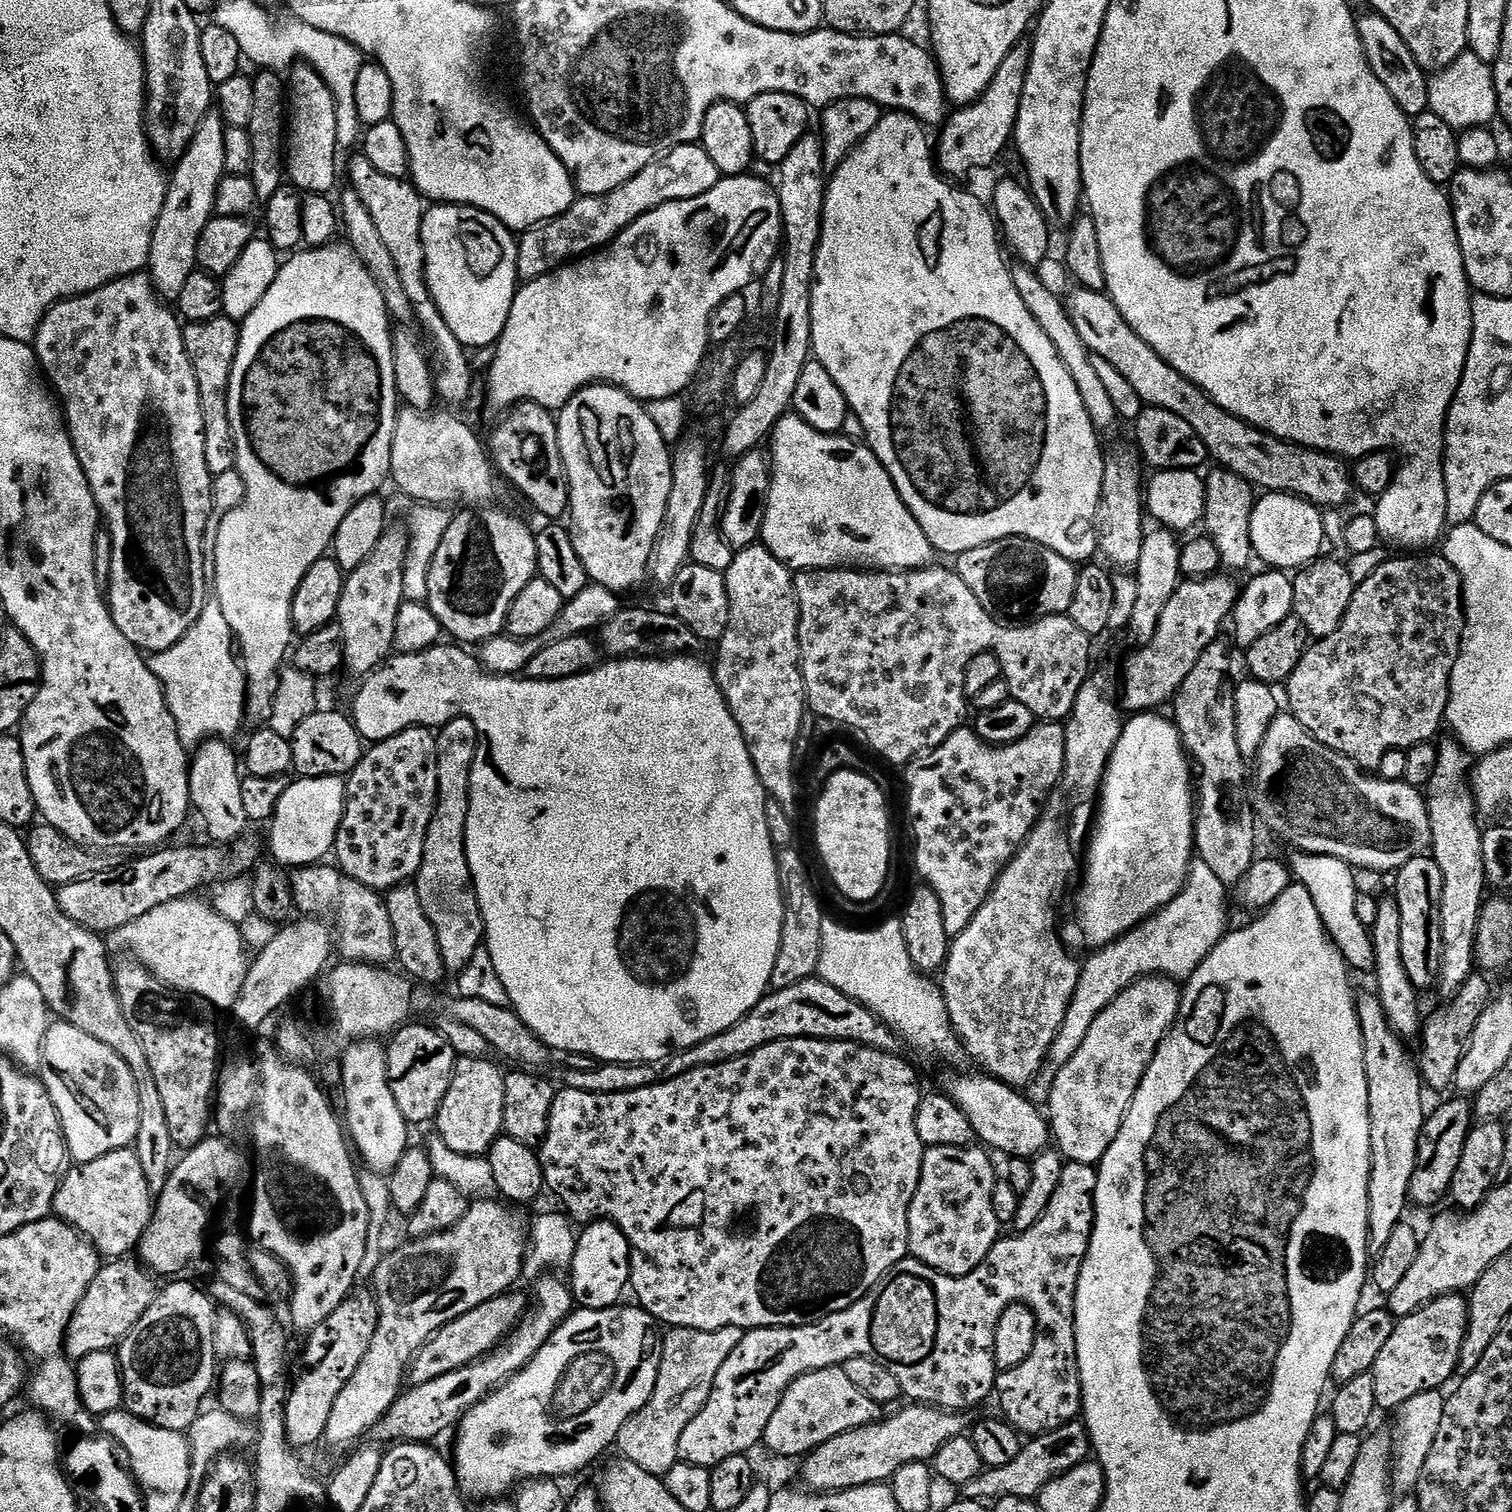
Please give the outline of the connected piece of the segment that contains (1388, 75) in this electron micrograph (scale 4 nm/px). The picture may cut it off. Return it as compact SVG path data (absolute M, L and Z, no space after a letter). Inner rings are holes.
M1368 10L1365 11L1356 21L1356 29L1362 38L1362 50L1366 54L1366 62L1370 62L1370 70L1390 90L1390 98L1398 102L1398 106L1404 111L1404 115L1414 118L1418 114L1428 111L1430 102L1430 90L1428 89L1429 73L1424 71L1418 62L1414 62L1414 54L1410 54L1410 46L1402 42L1398 30L1386 22L1378 13ZM1365 14L1365 16L1363 16Z

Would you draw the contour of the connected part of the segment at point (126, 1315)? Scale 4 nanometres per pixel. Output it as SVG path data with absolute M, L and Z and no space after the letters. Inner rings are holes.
M116 1258L105 1263L94 1282L90 1282L86 1294L72 1311L68 1322L66 1355L69 1360L79 1362L86 1358L86 1354L119 1349L124 1336L130 1334L134 1326L138 1326L138 1318L142 1318L142 1314L150 1310L158 1291L157 1277L149 1272L143 1263L133 1260Z

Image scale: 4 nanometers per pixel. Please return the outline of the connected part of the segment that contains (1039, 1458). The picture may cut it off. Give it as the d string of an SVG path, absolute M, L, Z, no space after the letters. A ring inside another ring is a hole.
M1079 1419L1071 1420L1069 1424L1058 1426L1058 1430L1053 1432L1043 1432L1040 1436L1033 1436L1021 1447L1018 1458L1014 1462L1009 1462L1007 1466L998 1466L981 1472L974 1482L966 1482L962 1485L962 1496L965 1500L983 1500L995 1502L1001 1500L1004 1496L1013 1496L1014 1498L1026 1498L1031 1500L1039 1497L1040 1491L1055 1476L1066 1474L1066 1470L1074 1470L1079 1464L1086 1463L1093 1455L1092 1439L1088 1433L1088 1428Z

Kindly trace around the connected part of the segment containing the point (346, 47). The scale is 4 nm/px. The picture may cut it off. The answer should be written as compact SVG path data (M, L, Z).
M291 22L292 24L272 24L268 28L268 53L264 56L263 67L267 71L279 73L280 68L283 70L291 69L292 65L297 62L307 62L316 69L319 76L326 82L326 86L330 86L330 90L336 99L338 109L338 145L341 149L352 148L361 143L362 125L358 118L358 110L356 108L356 100L354 99L354 90L358 83L358 70L362 70L362 66L366 63L364 53L359 52L350 42L346 42L342 38L338 38L334 34L326 34L322 30L314 30L314 26L306 26L299 22Z

